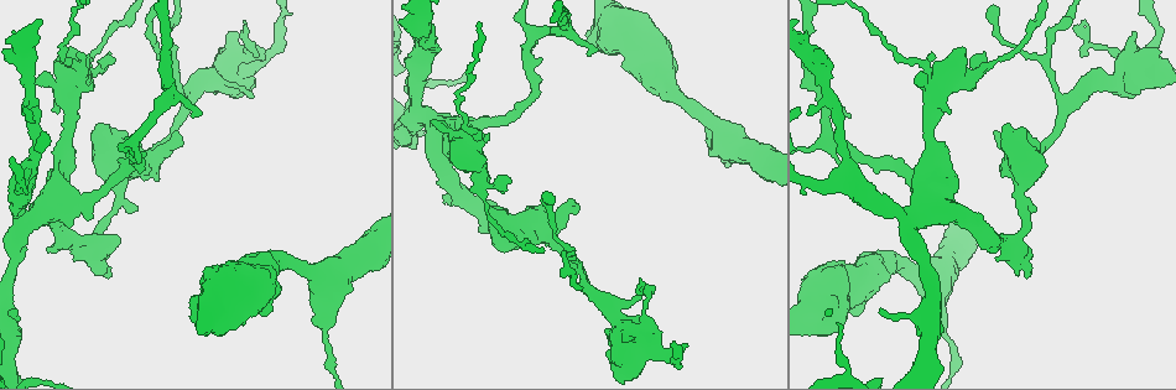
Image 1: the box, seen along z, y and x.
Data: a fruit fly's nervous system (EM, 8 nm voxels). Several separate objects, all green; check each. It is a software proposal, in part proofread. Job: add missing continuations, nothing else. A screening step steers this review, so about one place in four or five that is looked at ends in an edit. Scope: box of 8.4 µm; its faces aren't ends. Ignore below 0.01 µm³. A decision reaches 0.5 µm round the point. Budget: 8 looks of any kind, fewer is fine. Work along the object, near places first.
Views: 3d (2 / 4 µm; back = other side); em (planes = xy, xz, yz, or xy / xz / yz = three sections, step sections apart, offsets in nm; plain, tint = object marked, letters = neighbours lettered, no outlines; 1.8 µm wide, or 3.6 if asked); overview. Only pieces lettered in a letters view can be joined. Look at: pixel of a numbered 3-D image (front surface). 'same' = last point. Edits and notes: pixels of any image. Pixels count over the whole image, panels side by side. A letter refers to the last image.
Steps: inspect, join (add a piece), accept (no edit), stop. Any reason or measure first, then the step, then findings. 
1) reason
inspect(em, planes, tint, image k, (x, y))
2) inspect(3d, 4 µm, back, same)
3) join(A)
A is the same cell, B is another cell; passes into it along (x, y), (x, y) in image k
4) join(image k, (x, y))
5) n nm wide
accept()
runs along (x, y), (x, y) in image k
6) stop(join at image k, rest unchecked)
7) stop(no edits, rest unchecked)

an open end
inspect(3d, 2 µm, image 1, (447, 197))

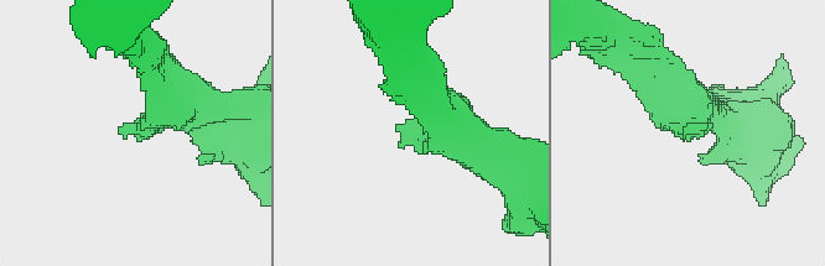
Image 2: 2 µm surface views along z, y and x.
arms of 240, 260 nm; now the EM
inspect(em, planes, letters, image 2, (129, 133))

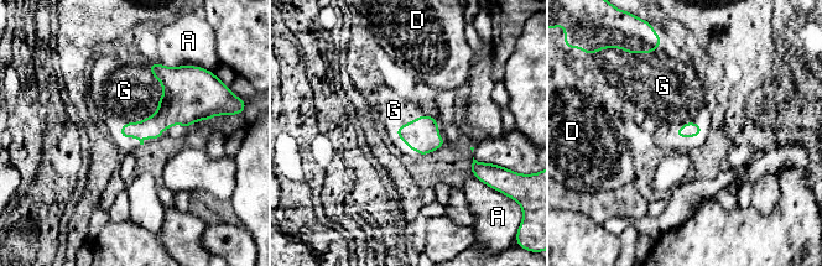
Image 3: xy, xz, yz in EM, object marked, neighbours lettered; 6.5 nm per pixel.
join(G)
G is the same cell, A and D are other cells; the neuron continues

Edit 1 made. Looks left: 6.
touches itself
inspect(3d, 2 µm, image 1, (945, 156))

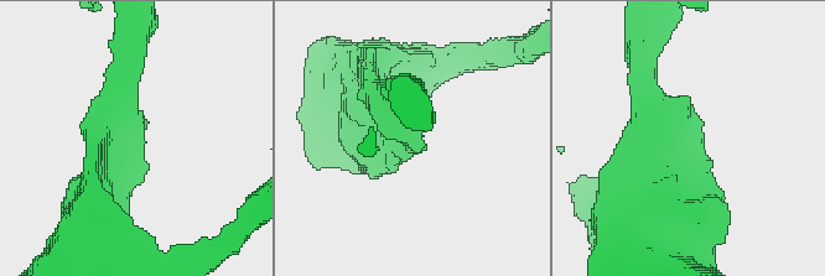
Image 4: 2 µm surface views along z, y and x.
inspect(em, planes, letters, image 4, (132, 134))

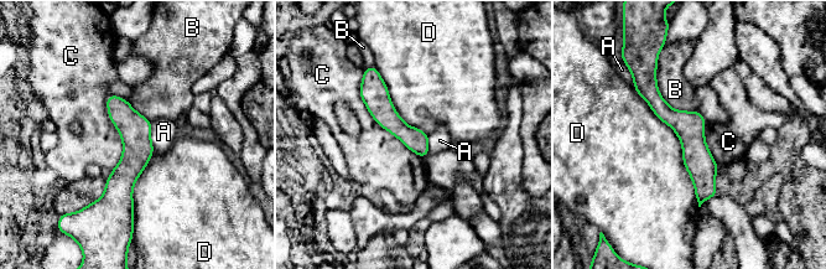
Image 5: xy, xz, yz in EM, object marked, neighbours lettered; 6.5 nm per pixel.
150 nm wide
accept()
A, B, C and D are other cells; runs along (653, 76), (702, 198) in image 5; none of them fits

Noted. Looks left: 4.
inspect(3d, 4 µm, back, image 1, (975, 64))

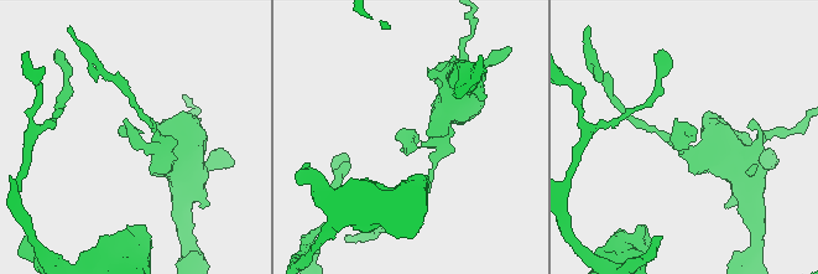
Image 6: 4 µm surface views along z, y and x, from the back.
inspect(em, planes, letters, image 6, (119, 135))

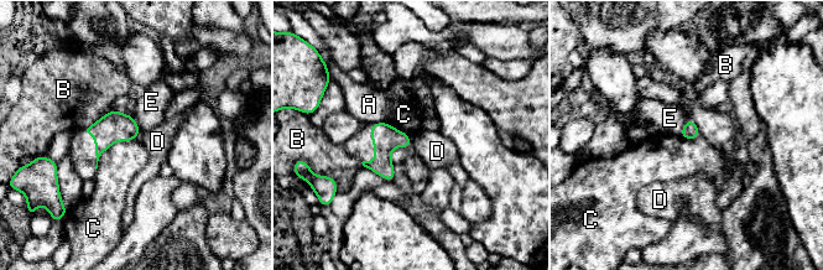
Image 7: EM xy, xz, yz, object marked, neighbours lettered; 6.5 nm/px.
accept()
A, B, C, D and E are other cells; border along (385, 121), (411, 140), (394, 176) in image 7; none of them fits

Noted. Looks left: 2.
thick end
inspect(em, 3.6 µm, planes, letters, image 1, (1132, 34))

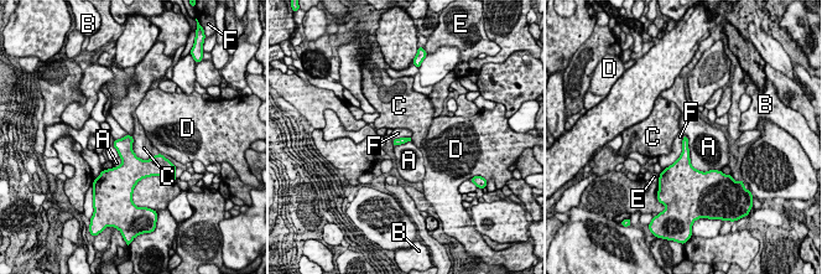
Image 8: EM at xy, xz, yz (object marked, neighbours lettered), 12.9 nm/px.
accept()
A, B, C, D, E and F are other cells; border along (683, 134), (680, 155), (662, 170) in image 8; no lettered piece goes on from it

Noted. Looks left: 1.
stop(join at image 3, rest unchecked)

